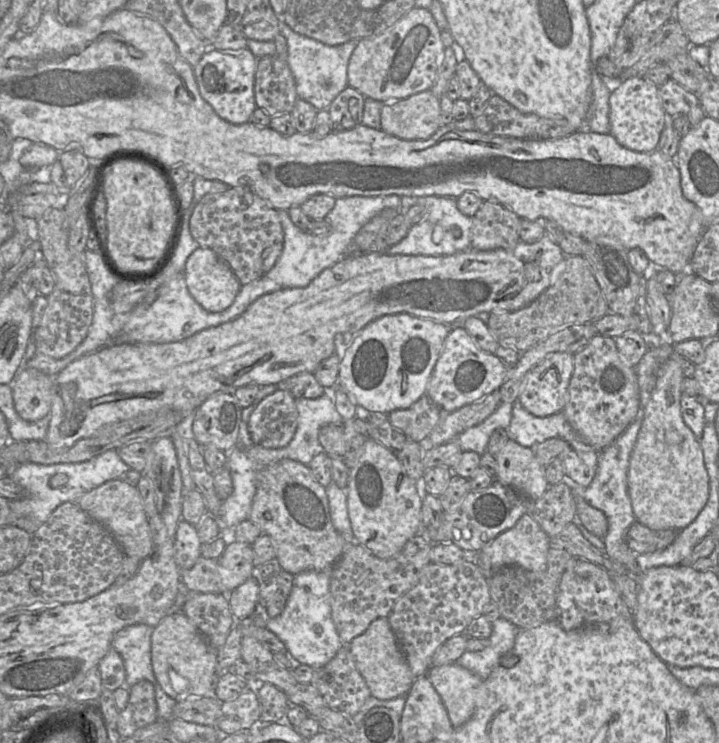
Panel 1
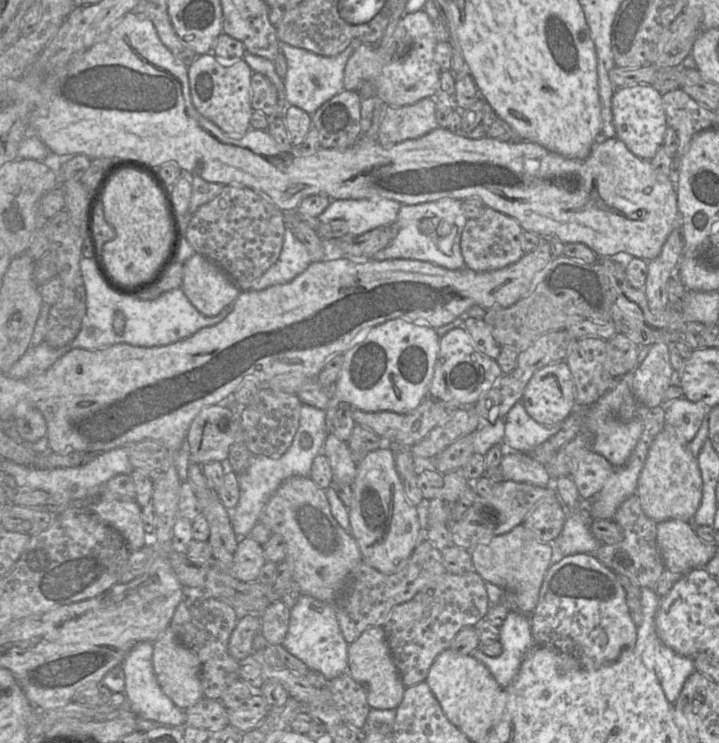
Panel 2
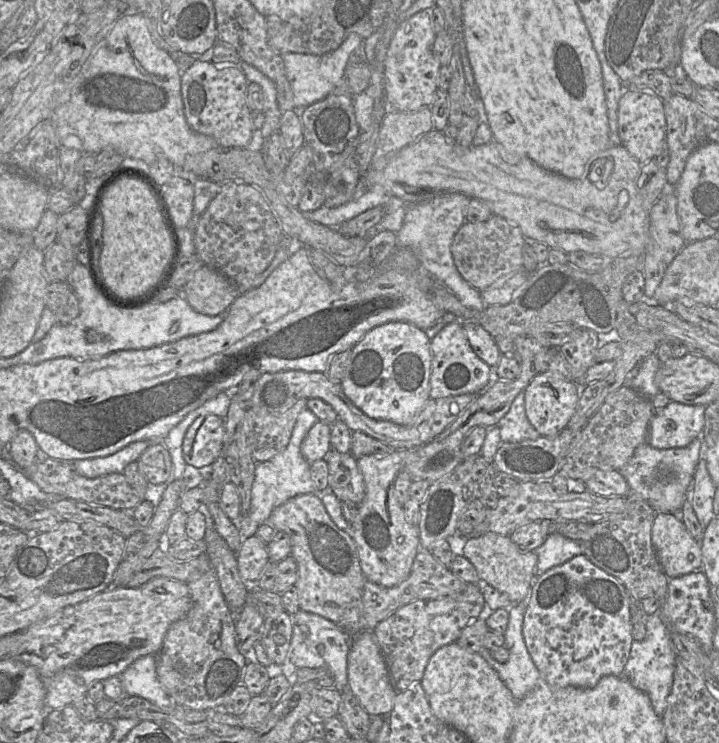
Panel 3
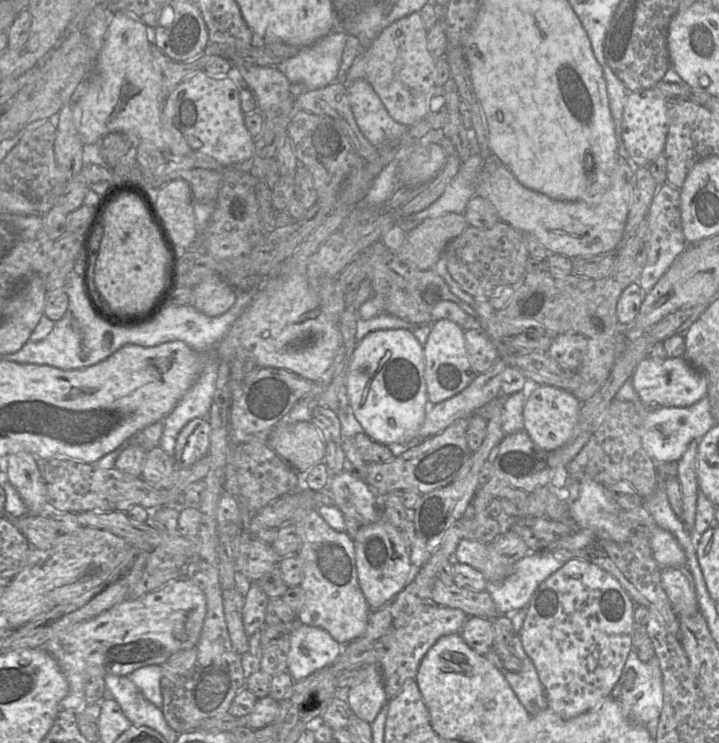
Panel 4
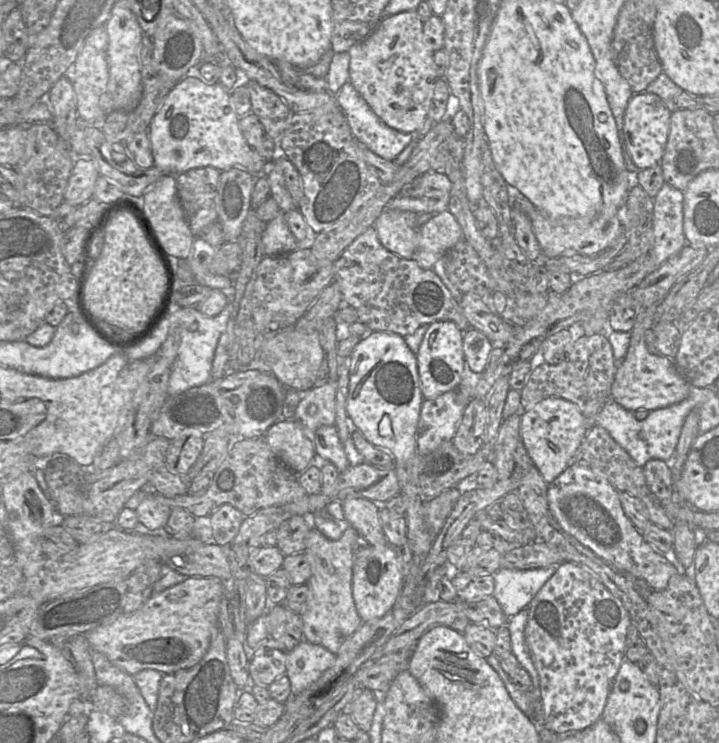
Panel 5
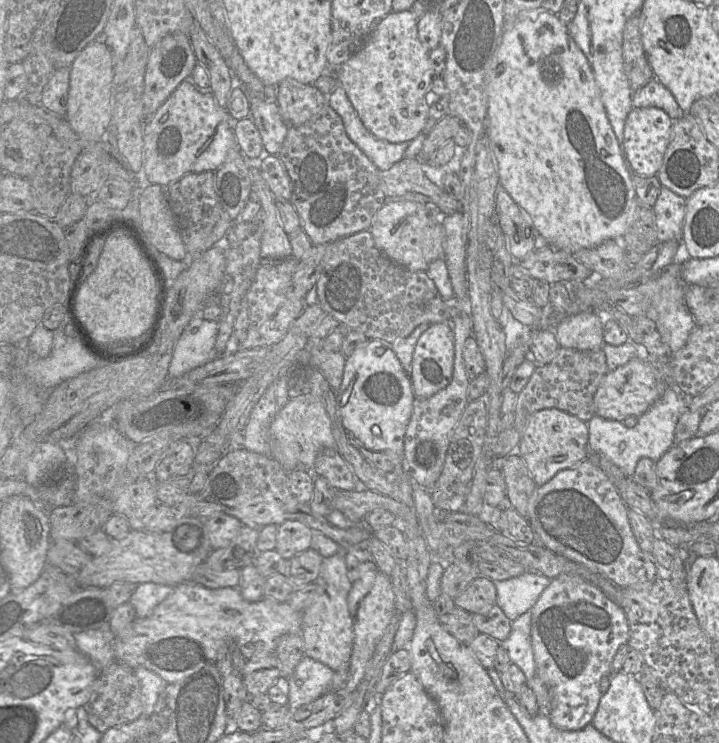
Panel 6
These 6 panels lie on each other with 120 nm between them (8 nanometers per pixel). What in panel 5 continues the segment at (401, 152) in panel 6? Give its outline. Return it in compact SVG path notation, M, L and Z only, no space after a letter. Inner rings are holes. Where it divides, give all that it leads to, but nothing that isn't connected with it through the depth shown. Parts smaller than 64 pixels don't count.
M350 82L335 96L354 138L379 157L394 161L413 140L412 134L399 132L382 122Z

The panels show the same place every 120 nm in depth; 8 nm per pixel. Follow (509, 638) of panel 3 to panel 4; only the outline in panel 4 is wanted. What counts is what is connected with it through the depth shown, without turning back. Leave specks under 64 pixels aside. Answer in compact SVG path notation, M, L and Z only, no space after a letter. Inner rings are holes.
M527 607L521 608L515 613L504 614L509 617L513 624L512 646L514 647L514 655L522 663L520 671L514 673L506 670L502 665L502 661L492 649L484 657L501 672L527 712L531 716L535 716L547 708L547 701L535 665L525 652L520 638L520 630L526 614Z

